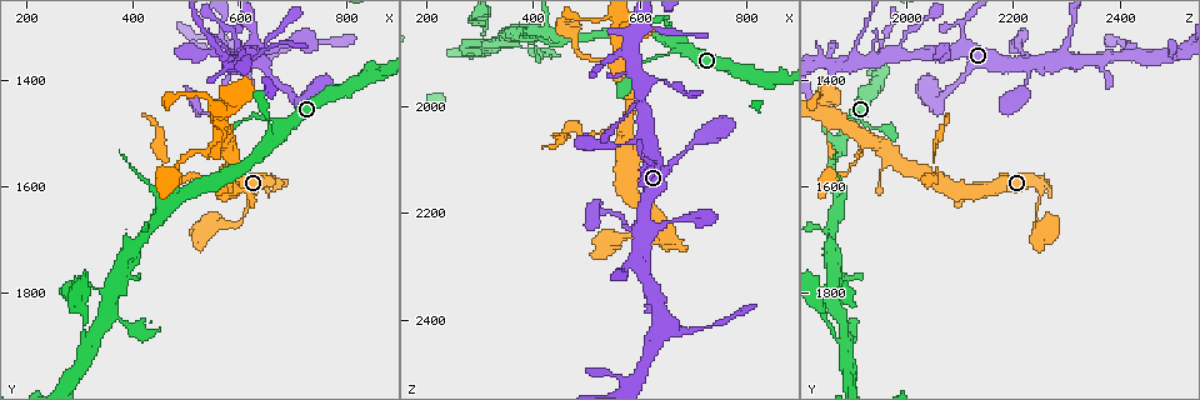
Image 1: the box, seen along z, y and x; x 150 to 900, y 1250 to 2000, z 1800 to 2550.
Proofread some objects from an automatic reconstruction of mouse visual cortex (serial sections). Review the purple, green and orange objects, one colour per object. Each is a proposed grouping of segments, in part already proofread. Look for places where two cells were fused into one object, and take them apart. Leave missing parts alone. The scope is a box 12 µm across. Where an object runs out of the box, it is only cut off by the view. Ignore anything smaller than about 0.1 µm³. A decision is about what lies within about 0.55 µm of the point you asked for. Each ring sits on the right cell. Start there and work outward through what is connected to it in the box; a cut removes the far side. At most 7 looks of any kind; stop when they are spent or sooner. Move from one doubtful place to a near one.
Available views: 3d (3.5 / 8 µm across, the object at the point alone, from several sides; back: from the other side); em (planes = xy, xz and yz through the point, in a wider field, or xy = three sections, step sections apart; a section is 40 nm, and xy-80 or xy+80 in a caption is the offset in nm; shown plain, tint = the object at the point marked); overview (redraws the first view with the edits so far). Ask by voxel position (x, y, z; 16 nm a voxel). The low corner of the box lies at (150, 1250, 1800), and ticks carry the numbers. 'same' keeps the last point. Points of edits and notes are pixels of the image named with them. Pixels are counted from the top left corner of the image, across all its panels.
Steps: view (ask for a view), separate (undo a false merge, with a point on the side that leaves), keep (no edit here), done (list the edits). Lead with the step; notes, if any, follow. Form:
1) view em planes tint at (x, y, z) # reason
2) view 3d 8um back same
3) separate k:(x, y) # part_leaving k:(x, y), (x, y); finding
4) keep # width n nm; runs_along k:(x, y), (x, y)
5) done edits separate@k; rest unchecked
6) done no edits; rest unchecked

view 3d 3.5um at (560, 1355, 2070) # a narrow waist

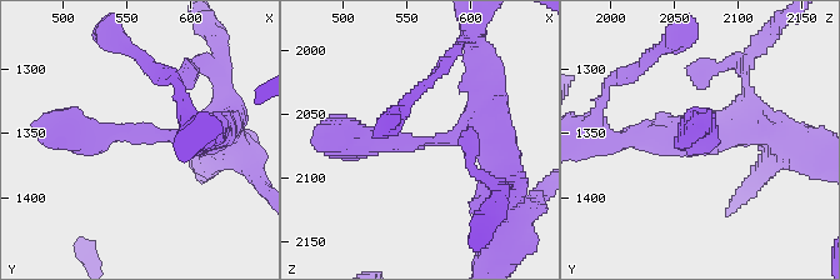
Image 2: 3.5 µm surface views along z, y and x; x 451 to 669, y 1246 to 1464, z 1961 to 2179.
view em xy step 3 tint at (564, 1348, 2070) # arm_widths 350, 400 nm; now the EM

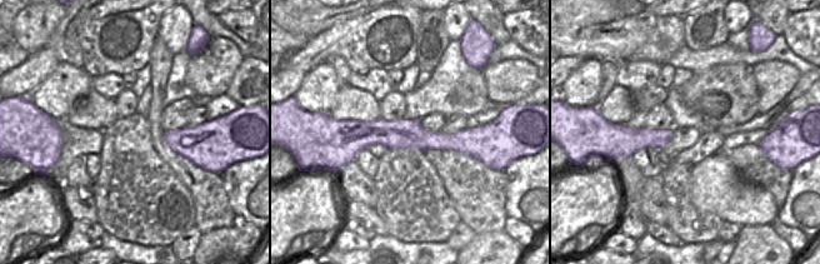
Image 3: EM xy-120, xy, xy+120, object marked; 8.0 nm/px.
view em xy step 5 tint same # another direction

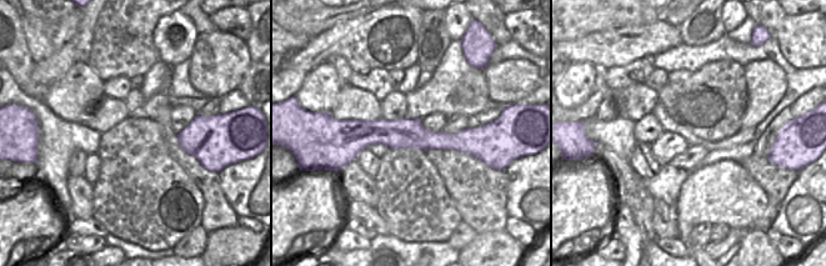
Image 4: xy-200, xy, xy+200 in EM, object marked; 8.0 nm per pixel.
keep # runs_along 2:(495, 148), (491, 135), (343, 138); all the same cell

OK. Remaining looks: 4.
view 3d 3.5um at (585, 1370, 1910) # three arms meet

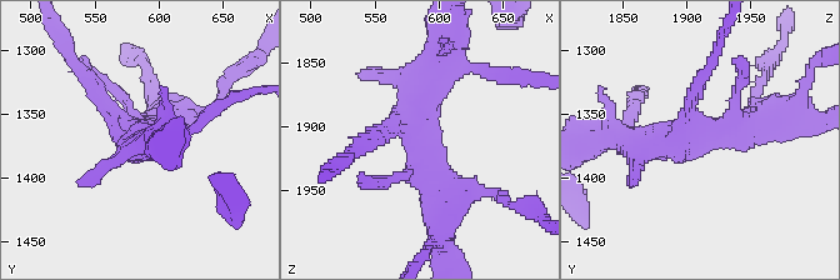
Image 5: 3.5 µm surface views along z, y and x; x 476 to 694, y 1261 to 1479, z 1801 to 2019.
view em xy step 1 plain at (586, 1370, 1906)

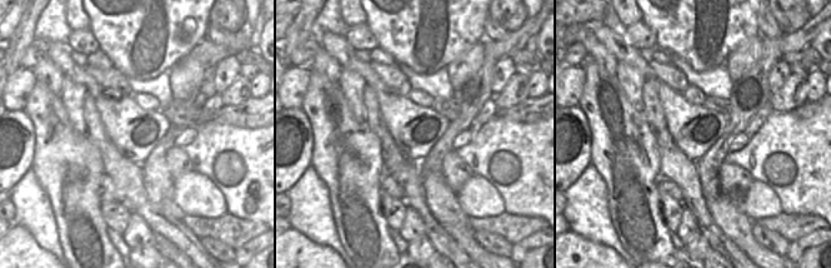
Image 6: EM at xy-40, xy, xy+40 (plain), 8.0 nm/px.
view em xy step 1 tint same # where the object lies

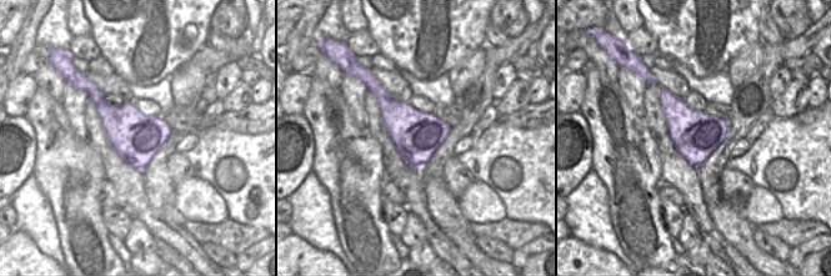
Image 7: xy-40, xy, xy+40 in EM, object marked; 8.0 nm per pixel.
keep # width 380 nm; runs_along 5:(771, 123), (689, 141), (618, 138); all the same cell

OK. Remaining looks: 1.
done no edits; rest unchecked

